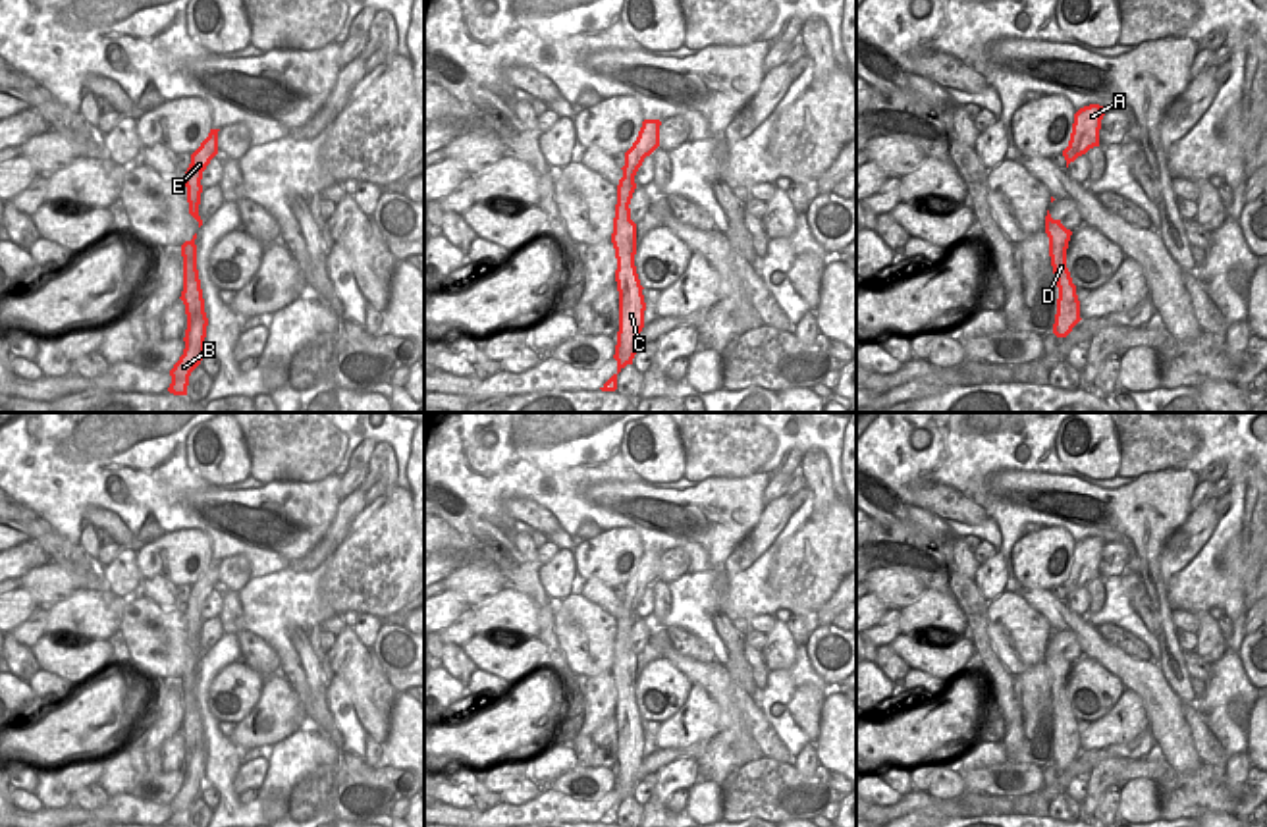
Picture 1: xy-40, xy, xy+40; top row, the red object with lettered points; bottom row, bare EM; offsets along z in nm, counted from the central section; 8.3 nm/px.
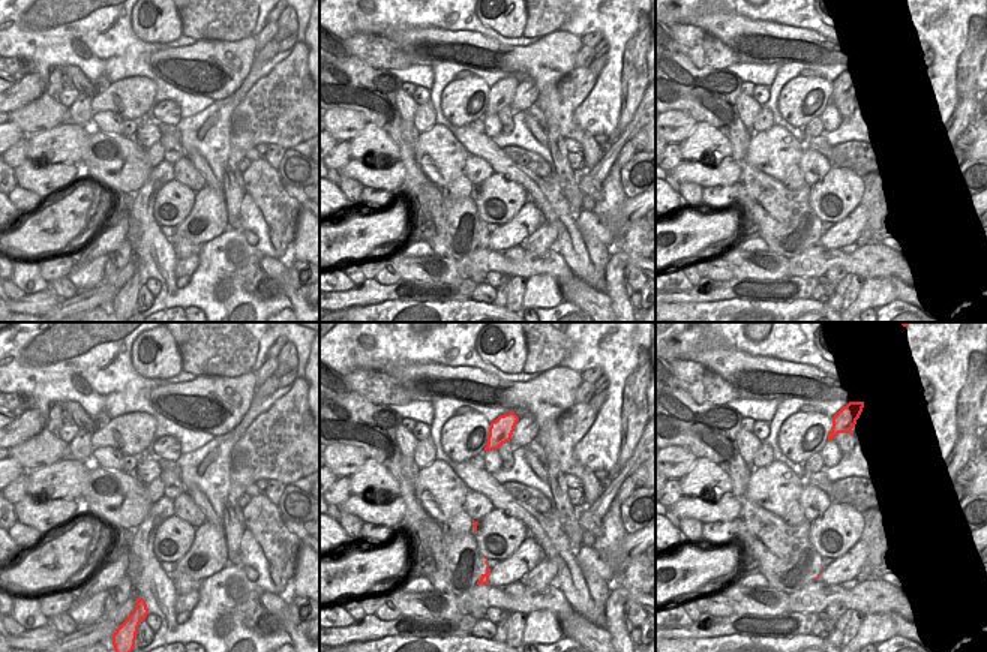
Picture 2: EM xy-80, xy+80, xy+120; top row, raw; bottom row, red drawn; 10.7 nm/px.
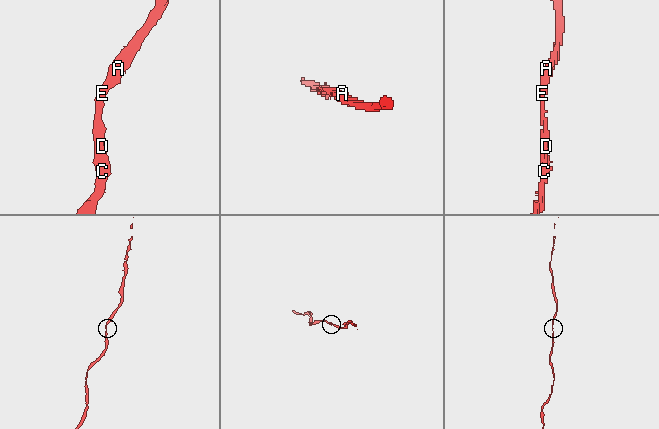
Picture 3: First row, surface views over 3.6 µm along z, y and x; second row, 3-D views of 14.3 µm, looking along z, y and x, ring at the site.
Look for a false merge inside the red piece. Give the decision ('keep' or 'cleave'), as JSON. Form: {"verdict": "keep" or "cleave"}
{"verdict": "keep"}

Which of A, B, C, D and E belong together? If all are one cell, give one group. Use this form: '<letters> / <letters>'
A B C D E

